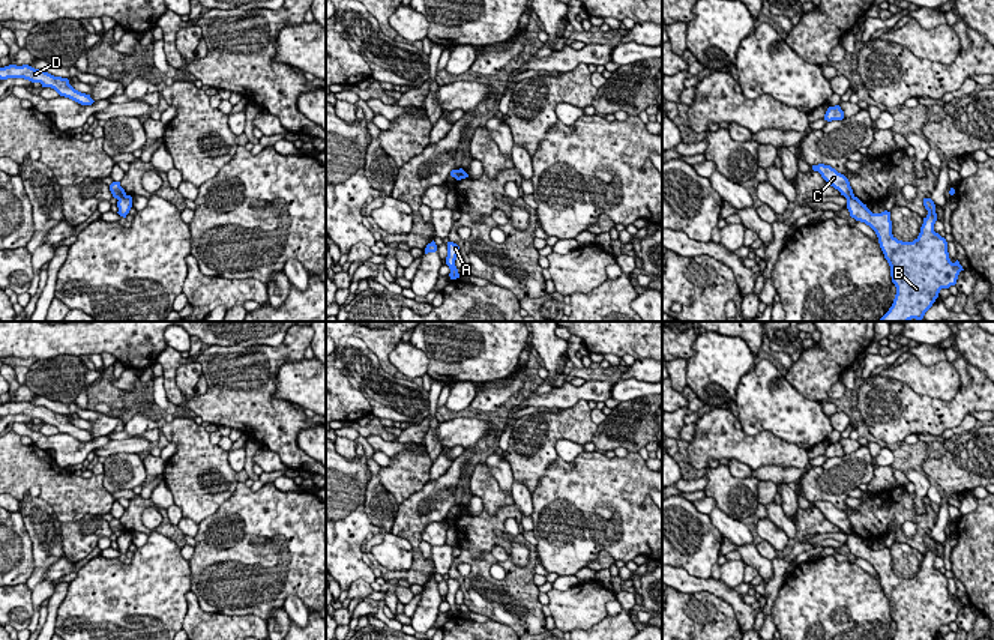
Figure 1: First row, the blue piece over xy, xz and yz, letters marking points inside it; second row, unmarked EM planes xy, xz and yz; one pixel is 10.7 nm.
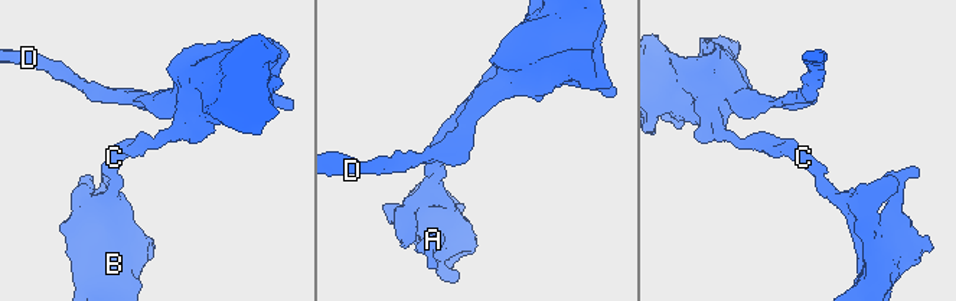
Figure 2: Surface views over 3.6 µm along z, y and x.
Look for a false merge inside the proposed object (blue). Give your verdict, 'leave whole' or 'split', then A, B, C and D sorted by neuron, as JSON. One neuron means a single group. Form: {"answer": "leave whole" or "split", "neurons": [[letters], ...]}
{"answer": "split", "neurons": [["A", "B"], ["C", "D"]]}

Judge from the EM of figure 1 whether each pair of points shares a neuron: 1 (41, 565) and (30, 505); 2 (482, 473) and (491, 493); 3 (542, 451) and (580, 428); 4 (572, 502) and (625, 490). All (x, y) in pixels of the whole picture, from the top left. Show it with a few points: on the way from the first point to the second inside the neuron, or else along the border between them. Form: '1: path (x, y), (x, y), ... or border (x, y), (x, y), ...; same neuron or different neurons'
1: path (41, 550), (39, 520); same neuron
2: path (482, 478), (482, 484), (487, 489); same neuron
3: path (550, 440), (562, 428), (569, 428); same neuron
4: path (586, 502), (605, 502), (611, 496); same neuron

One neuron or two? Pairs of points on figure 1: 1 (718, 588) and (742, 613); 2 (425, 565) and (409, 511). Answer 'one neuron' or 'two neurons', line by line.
1: one neuron
2: one neuron

